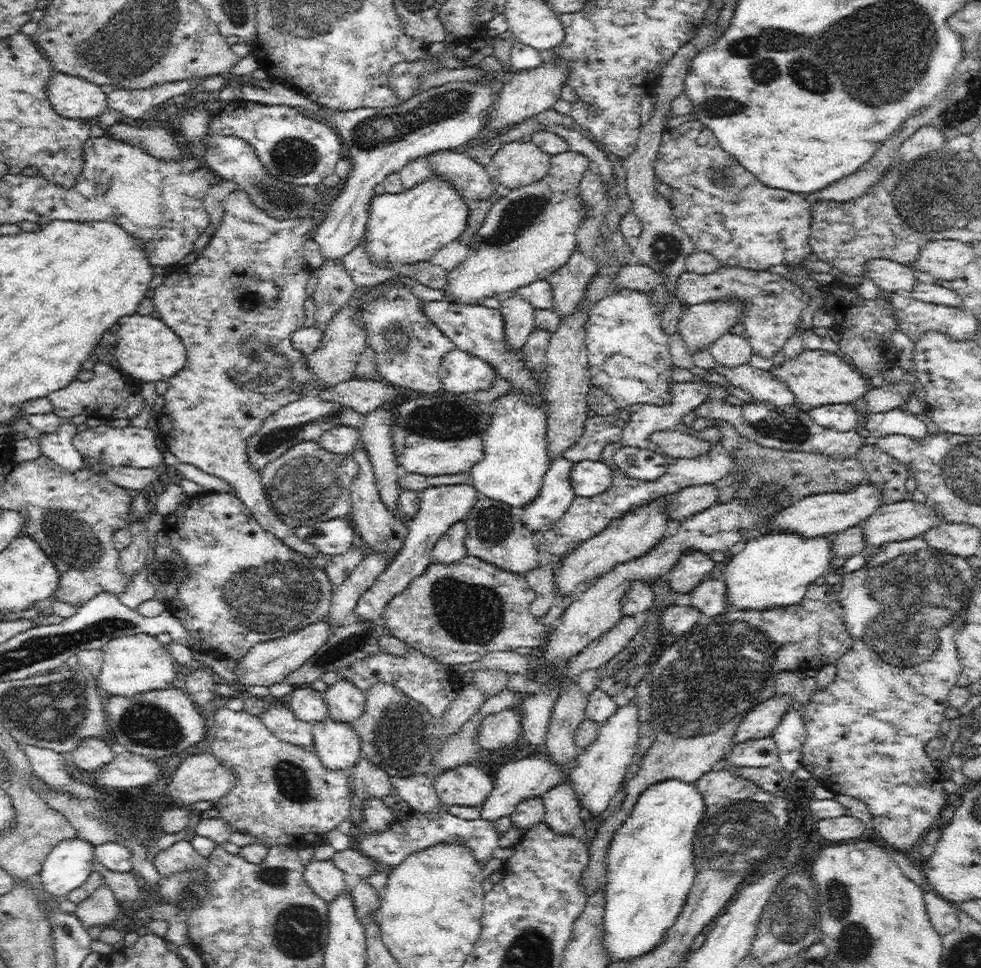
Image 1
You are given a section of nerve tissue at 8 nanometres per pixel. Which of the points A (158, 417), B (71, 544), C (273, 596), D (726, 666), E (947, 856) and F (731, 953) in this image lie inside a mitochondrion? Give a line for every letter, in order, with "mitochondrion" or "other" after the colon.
A: other
B: mitochondrion
C: mitochondrion
D: mitochondrion
E: other
F: other

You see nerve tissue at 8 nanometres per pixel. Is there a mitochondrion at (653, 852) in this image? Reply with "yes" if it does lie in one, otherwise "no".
no

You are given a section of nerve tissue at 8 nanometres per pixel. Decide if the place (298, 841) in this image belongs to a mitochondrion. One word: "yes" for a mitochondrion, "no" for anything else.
no

